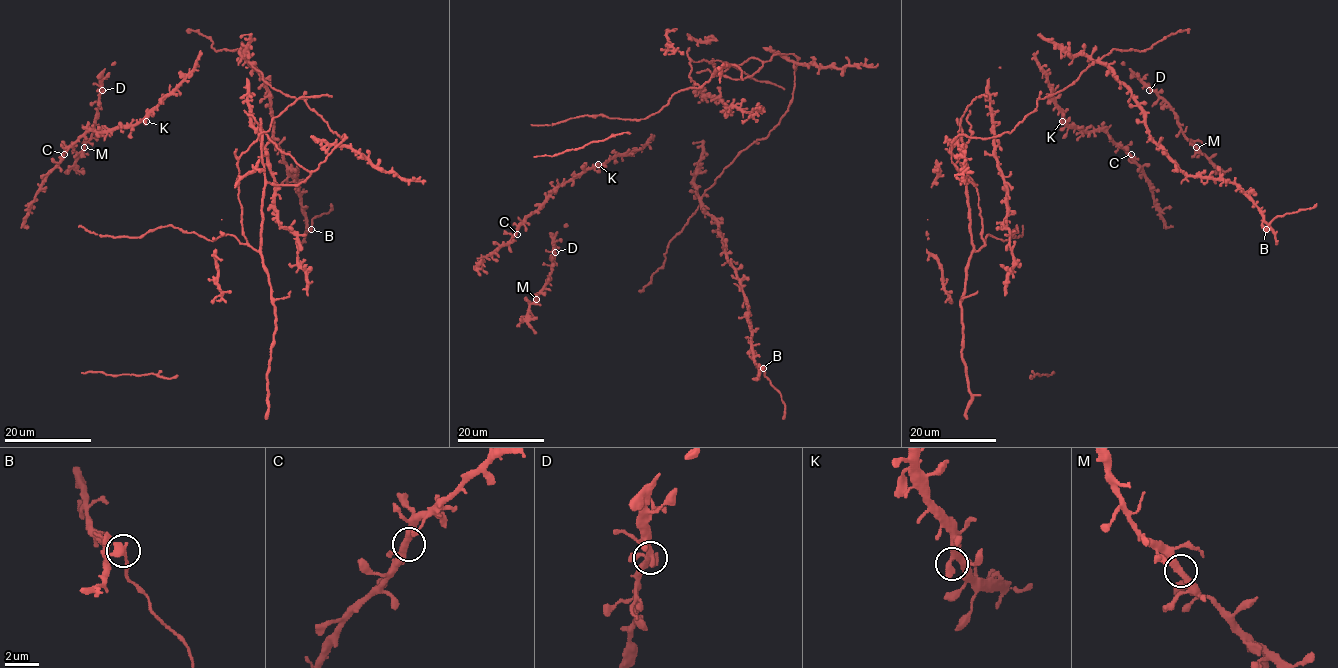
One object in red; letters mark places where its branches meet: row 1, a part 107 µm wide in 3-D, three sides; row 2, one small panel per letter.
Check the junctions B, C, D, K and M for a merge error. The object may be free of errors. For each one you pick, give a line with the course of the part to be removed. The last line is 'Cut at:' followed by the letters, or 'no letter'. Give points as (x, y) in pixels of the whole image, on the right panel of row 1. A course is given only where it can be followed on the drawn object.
Cut at: no letter

